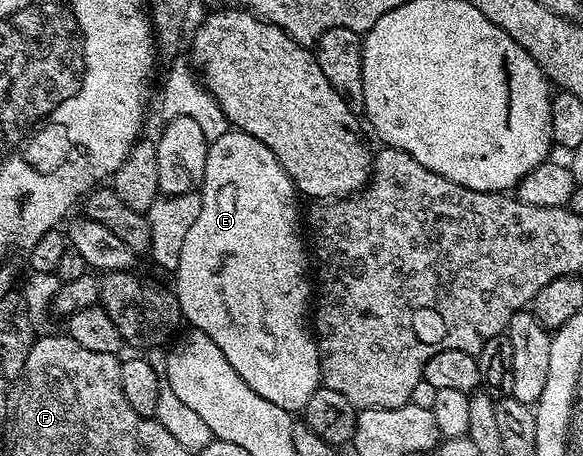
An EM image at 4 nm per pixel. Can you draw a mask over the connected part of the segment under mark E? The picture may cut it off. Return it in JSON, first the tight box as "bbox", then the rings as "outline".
{"bbox":[175,130,322,412],"outline":[[[230,130],[210,143],[199,193],[201,211],[183,241],[175,271],[178,311],[192,329],[207,333],[219,345],[231,368],[263,400],[271,400],[271,404],[279,404],[279,408],[290,412],[304,411],[307,400],[311,400],[322,381],[321,354],[310,321],[301,318],[301,326],[297,326],[297,314],[301,314],[297,310],[301,298],[297,294],[305,294],[311,302],[313,286],[309,284],[311,266],[307,264],[309,252],[300,230],[296,186],[262,141],[249,133]]]}

